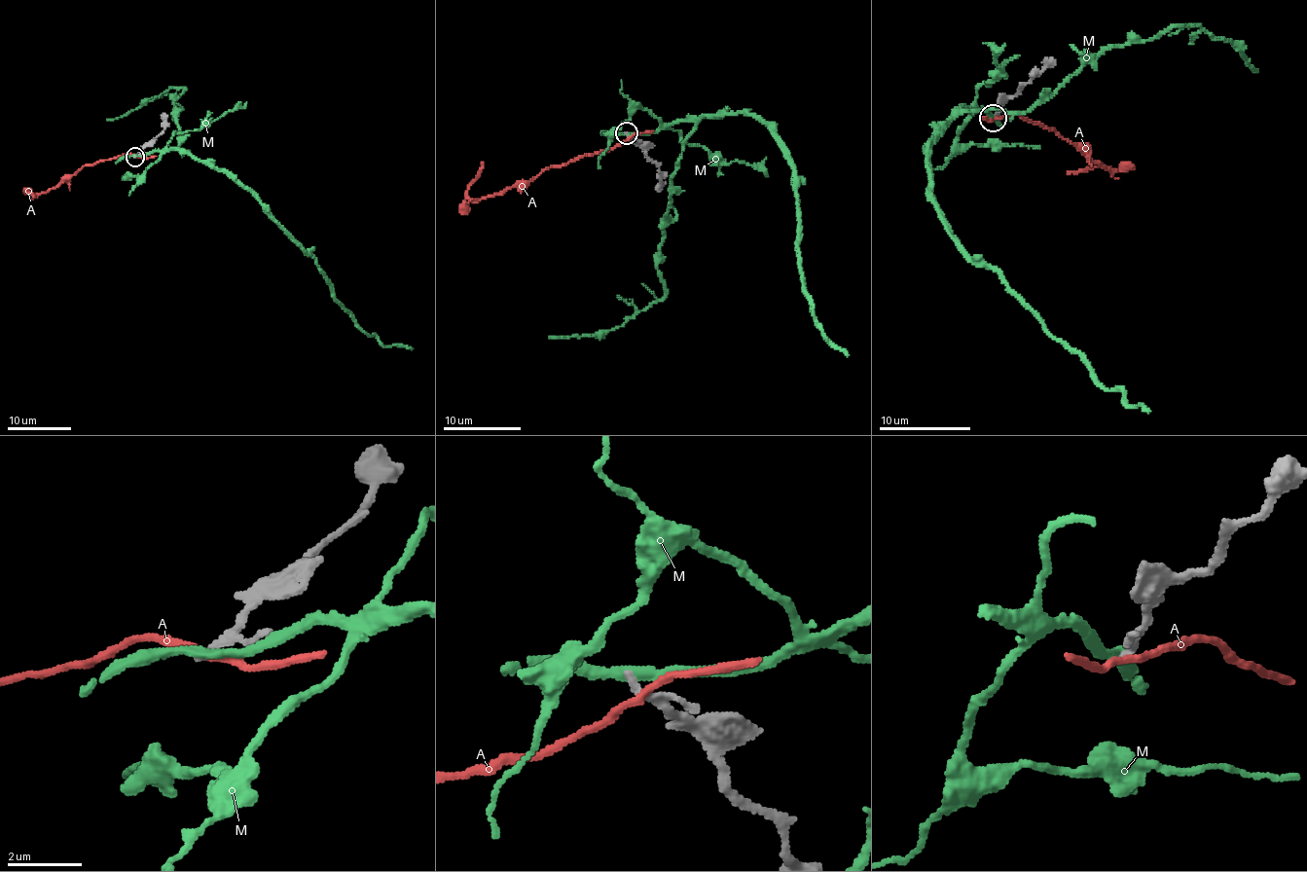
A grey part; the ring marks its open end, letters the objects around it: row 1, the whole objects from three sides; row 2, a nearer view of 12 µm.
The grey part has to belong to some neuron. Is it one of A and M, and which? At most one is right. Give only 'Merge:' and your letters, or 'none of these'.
Merge: none of these

